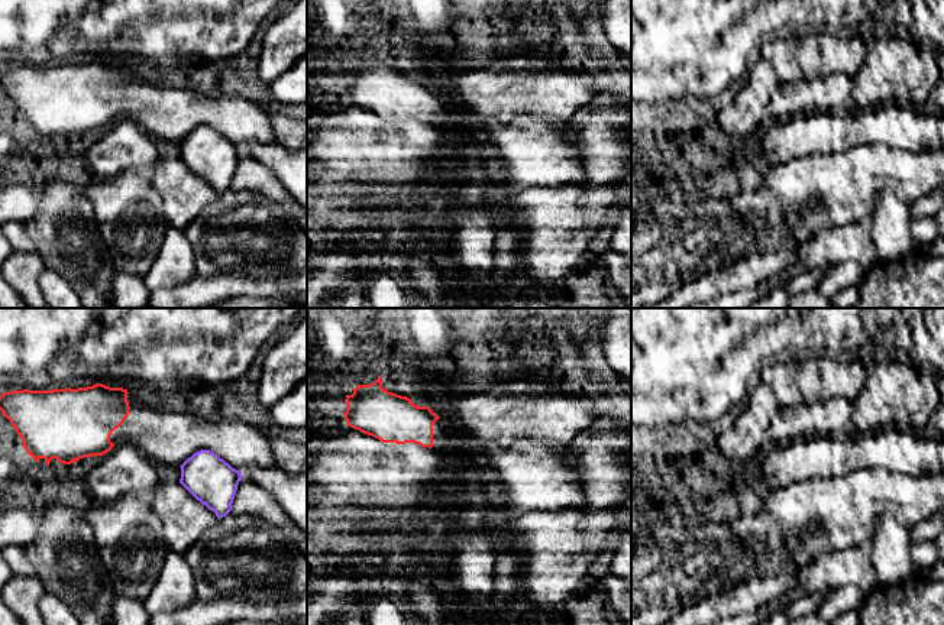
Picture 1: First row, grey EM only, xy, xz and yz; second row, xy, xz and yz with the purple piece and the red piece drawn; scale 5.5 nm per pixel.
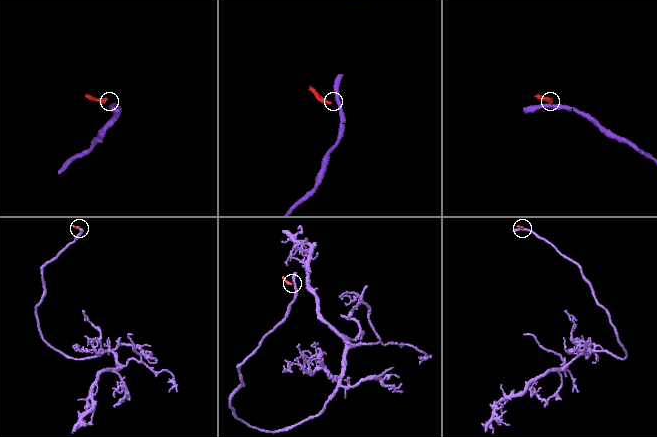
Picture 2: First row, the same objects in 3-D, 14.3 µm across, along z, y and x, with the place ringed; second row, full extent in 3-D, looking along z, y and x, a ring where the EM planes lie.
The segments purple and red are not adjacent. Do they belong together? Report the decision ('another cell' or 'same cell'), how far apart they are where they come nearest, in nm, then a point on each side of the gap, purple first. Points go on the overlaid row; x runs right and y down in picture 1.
another cell | 380 nm | xy (180, 466), (113, 446)

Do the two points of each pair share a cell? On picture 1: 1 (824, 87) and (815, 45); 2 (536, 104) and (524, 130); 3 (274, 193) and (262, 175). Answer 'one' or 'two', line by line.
1: two
2: two
3: one

